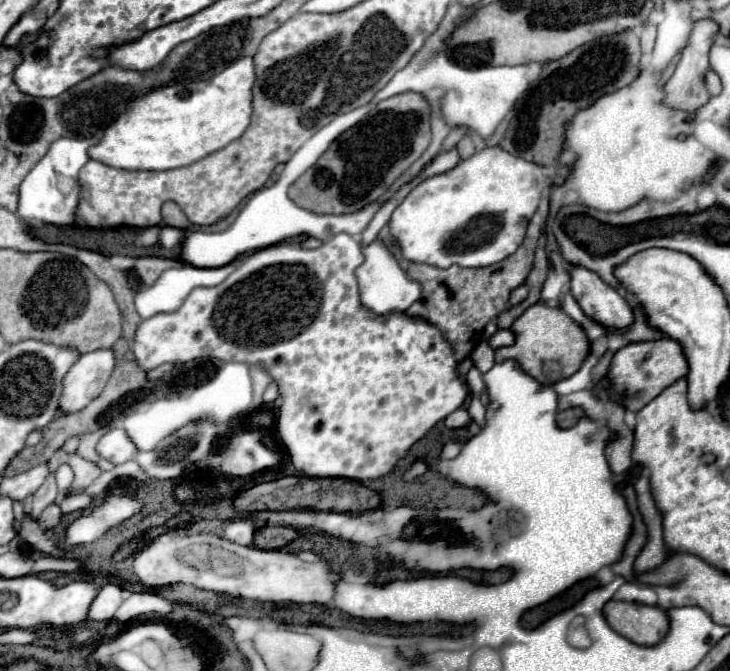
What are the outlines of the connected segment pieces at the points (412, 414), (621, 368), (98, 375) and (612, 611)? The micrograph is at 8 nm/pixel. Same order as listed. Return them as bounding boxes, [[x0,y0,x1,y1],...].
[[132,233,470,481],[608,337,688,411],[60,349,116,413],[604,601,670,647]]

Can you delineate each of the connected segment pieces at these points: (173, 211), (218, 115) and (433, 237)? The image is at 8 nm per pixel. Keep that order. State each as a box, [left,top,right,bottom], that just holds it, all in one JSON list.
[[162,201,192,229],[88,57,256,171],[390,147,550,267]]

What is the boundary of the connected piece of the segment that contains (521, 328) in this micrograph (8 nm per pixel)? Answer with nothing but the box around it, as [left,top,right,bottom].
[496,301,590,377]

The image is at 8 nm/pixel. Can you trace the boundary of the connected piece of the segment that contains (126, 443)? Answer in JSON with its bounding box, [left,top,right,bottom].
[98,429,138,465]

